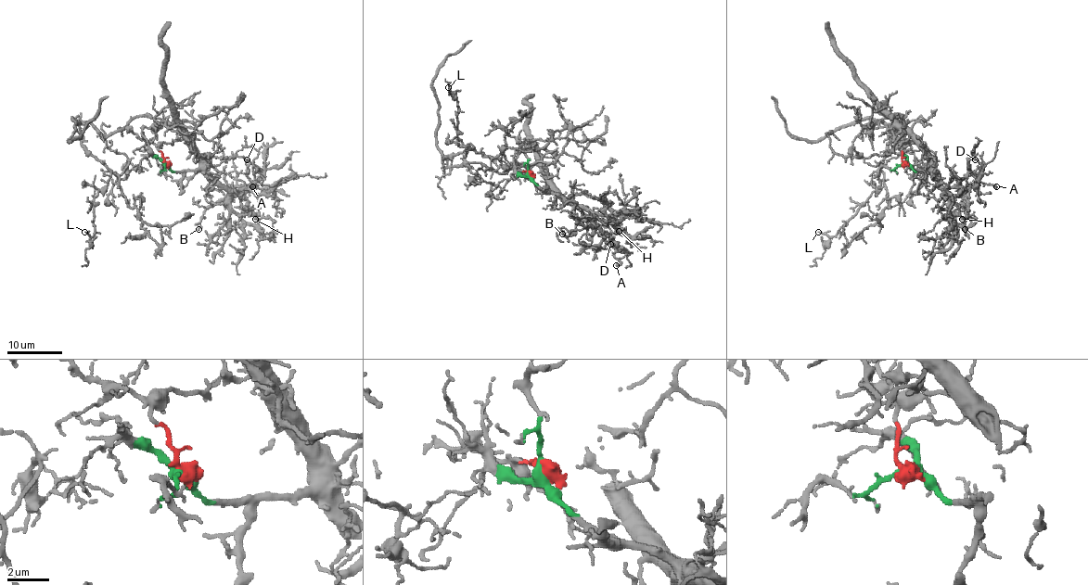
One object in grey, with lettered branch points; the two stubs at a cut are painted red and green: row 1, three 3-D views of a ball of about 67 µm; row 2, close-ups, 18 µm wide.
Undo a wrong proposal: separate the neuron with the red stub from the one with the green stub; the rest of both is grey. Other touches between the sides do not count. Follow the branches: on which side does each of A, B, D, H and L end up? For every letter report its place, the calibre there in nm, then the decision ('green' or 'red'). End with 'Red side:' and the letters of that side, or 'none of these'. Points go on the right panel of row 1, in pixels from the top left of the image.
A: place (996, 186); calibre 170 nm; green
B: place (965, 229); calibre 160 nm; green
D: place (975, 159); calibre 140 nm; green
H: place (962, 219); calibre 140 nm; green
L: place (818, 232); calibre 110 nm; red
Red side: L

